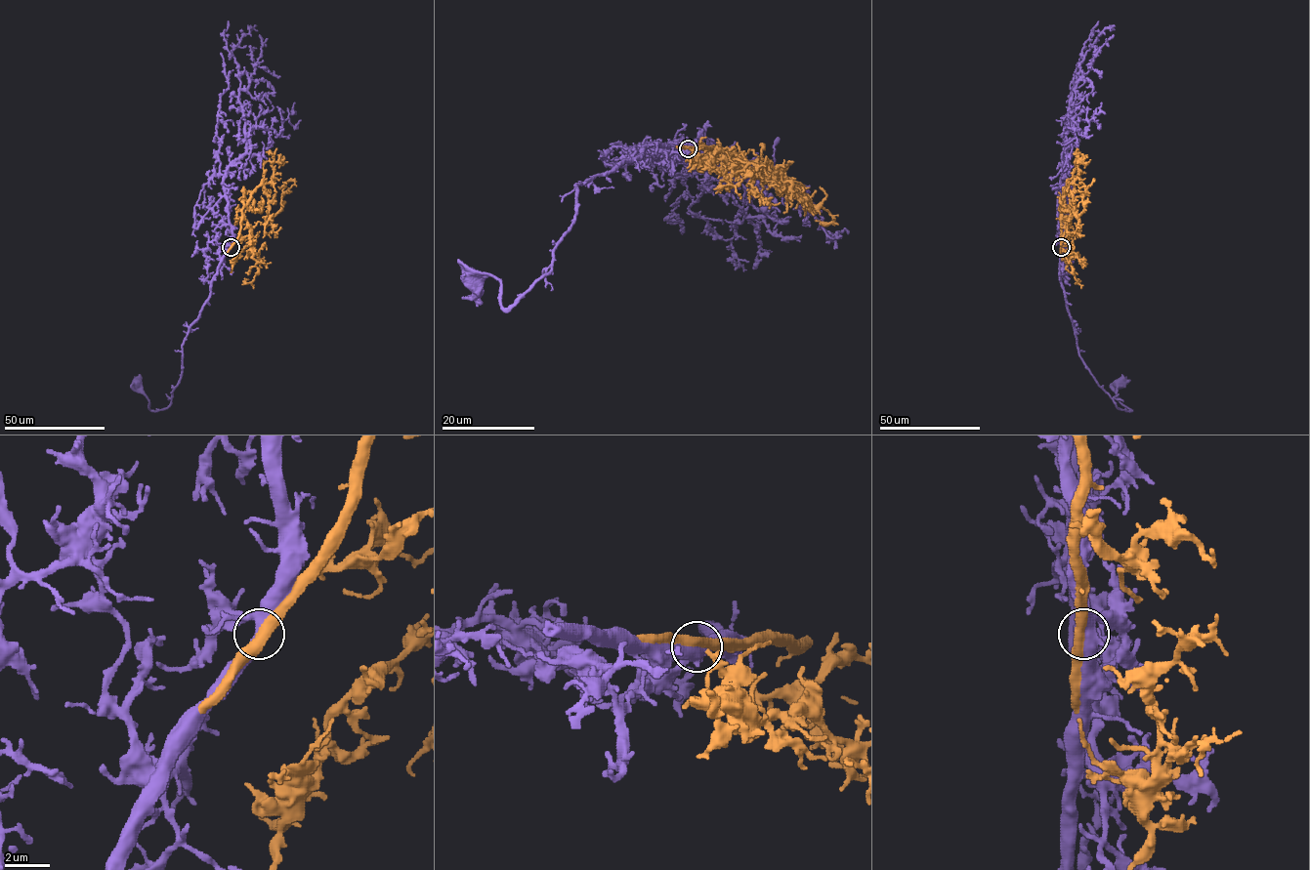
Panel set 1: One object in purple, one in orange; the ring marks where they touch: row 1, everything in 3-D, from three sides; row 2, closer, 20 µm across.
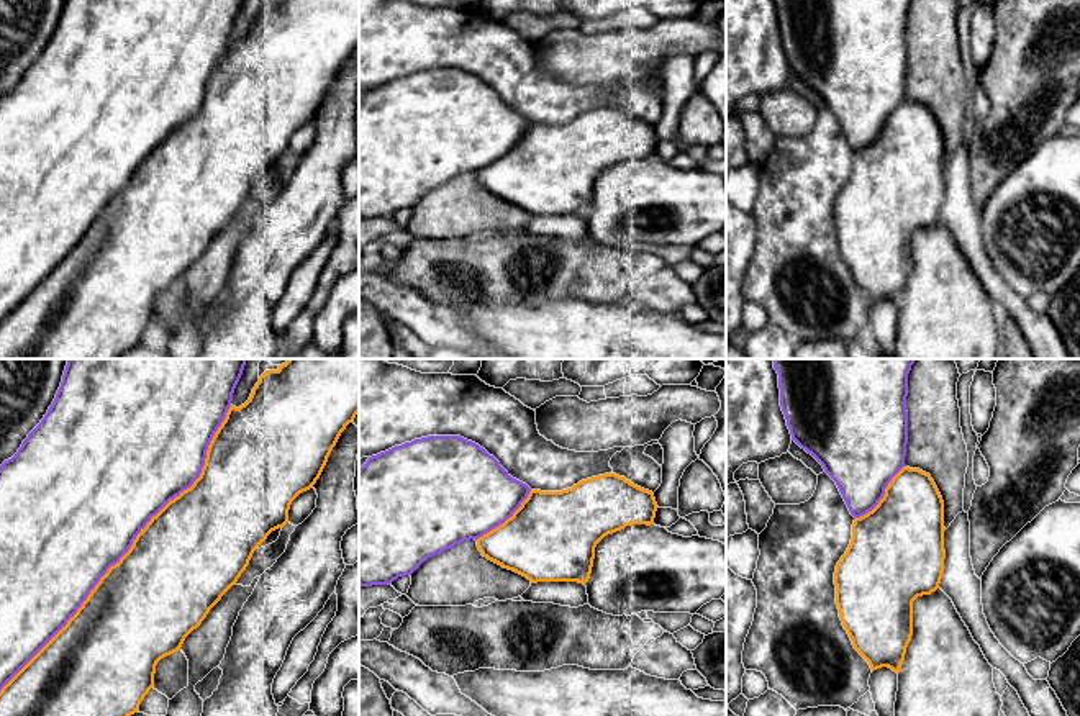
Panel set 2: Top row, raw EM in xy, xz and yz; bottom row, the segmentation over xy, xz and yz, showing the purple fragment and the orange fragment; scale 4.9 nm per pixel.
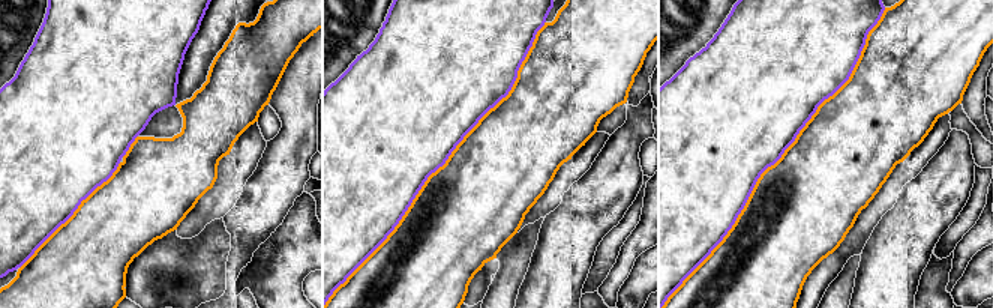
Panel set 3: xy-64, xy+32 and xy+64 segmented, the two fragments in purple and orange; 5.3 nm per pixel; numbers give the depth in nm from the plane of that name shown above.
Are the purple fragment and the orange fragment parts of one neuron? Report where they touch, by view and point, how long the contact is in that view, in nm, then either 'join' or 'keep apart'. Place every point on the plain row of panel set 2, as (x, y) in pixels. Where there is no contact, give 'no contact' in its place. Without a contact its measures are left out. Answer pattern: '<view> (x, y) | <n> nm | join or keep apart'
xy (131, 177) | 1800 nm | join

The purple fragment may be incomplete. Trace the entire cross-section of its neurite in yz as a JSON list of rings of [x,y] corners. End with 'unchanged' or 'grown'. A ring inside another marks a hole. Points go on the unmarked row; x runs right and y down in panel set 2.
[[[774,0],[778,7],[780,39],[787,52],[787,59],[801,82],[811,87],[824,102],[824,105],[836,115],[851,147],[855,151],[852,157],[852,172],[836,198],[836,238],[844,262],[847,264],[854,282],[869,295],[872,305],[888,300],[900,306],[905,293],[906,280],[913,269],[913,234],[918,229],[931,228],[939,221],[944,205],[944,134],[929,106],[919,102],[905,98],[906,77],[908,77],[908,7],[911,0]]]; grown

